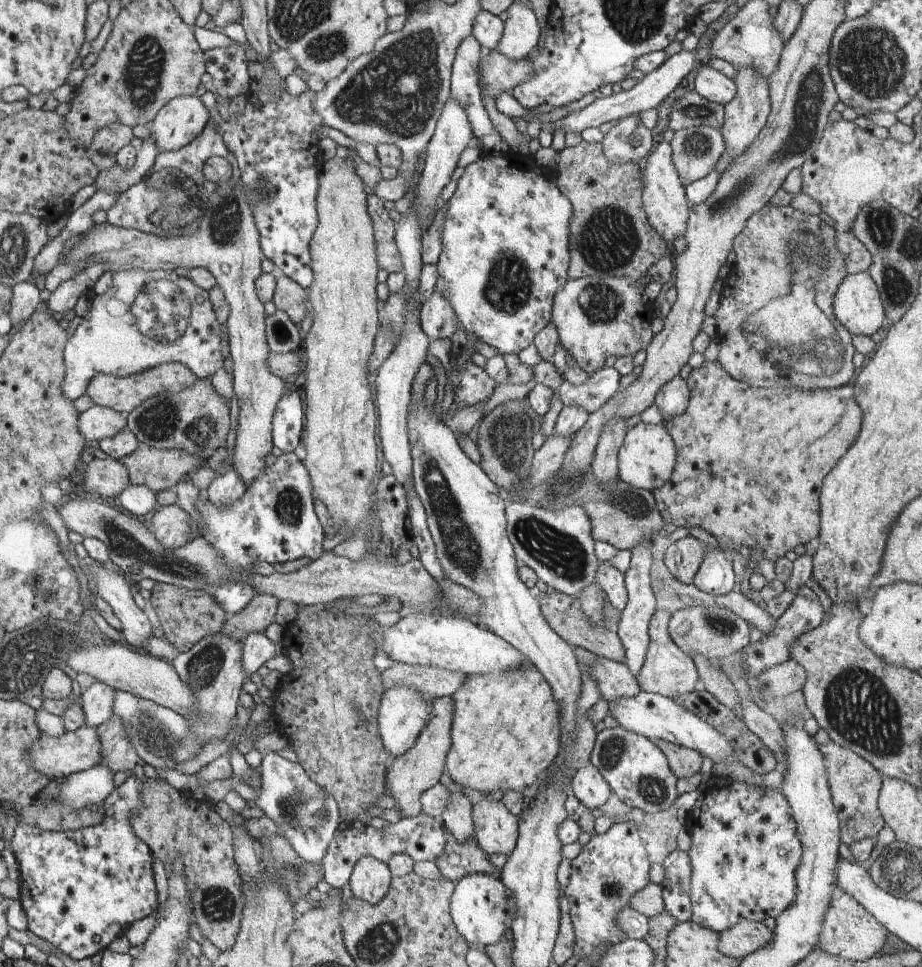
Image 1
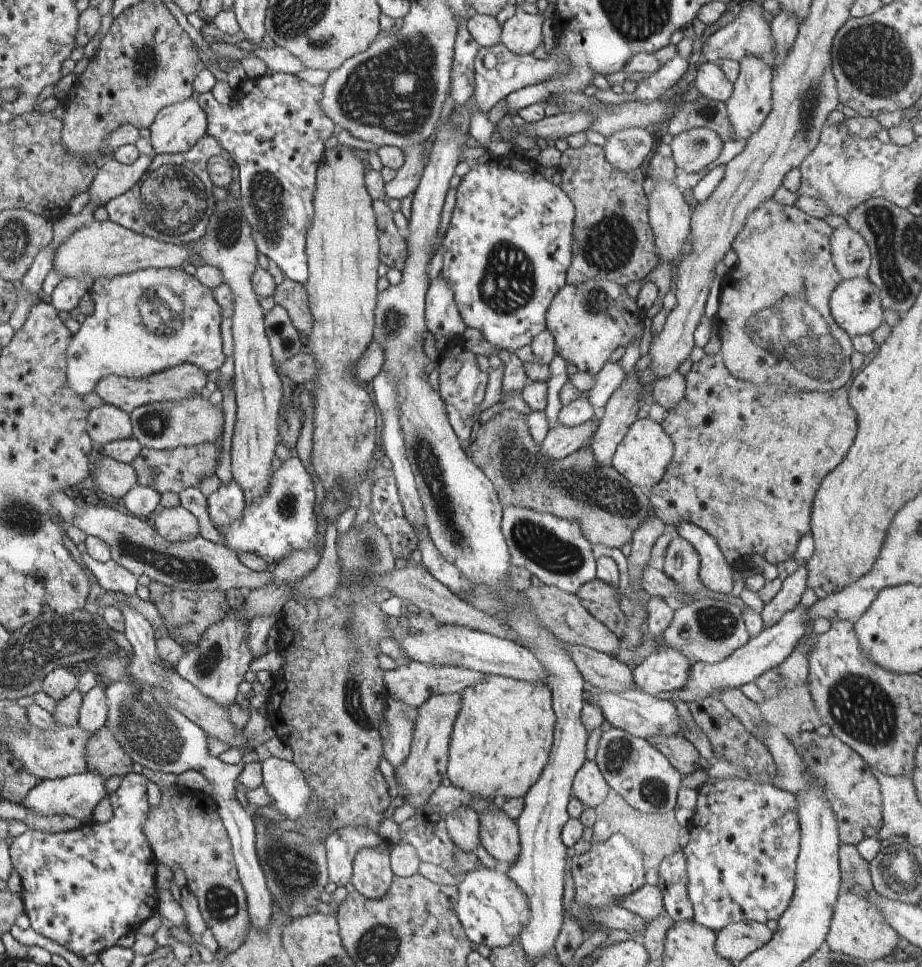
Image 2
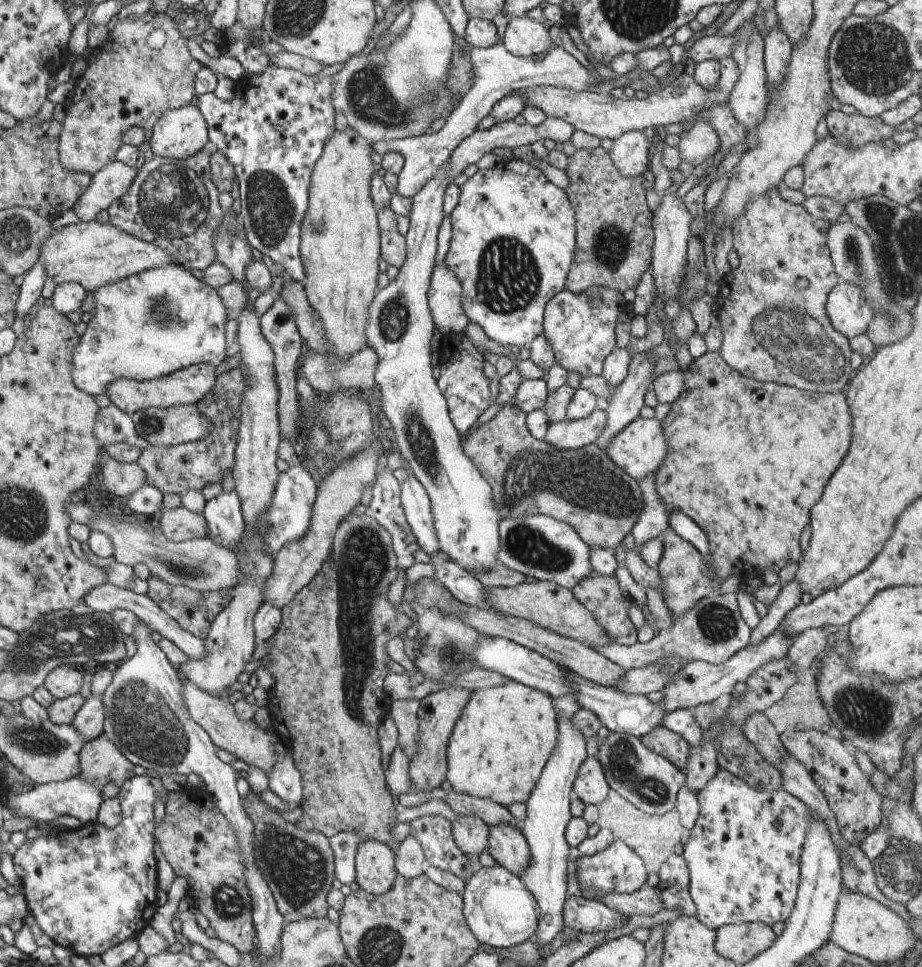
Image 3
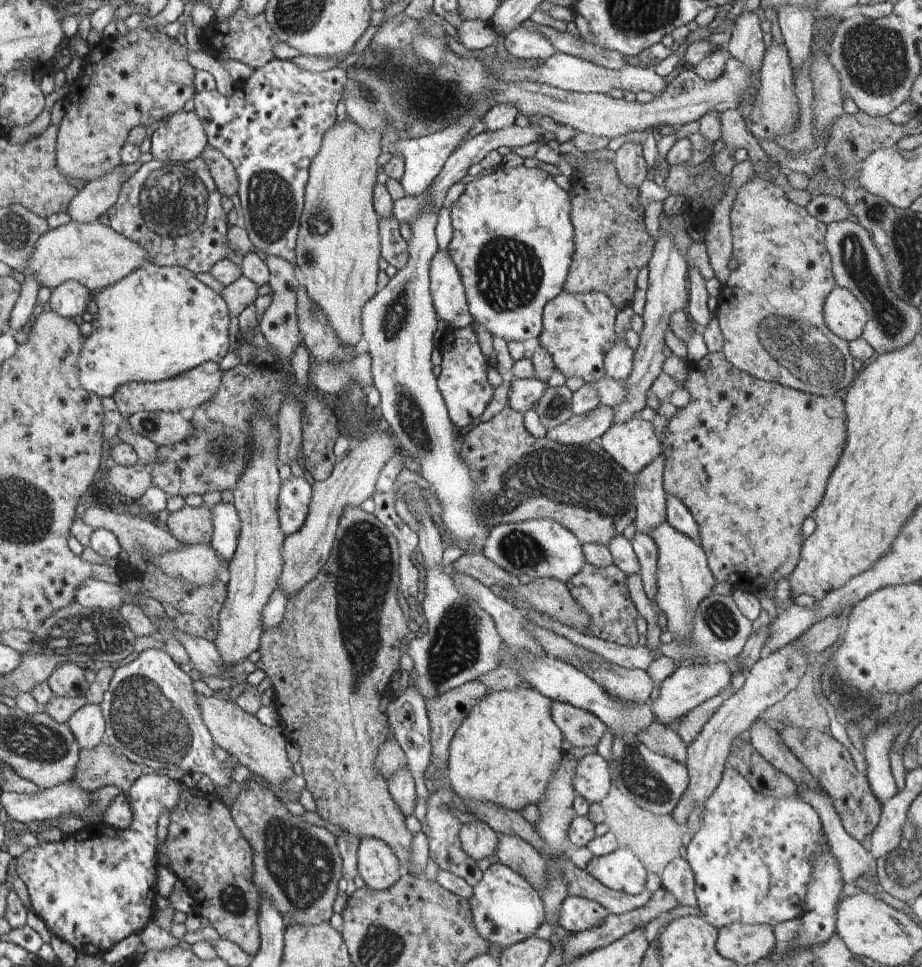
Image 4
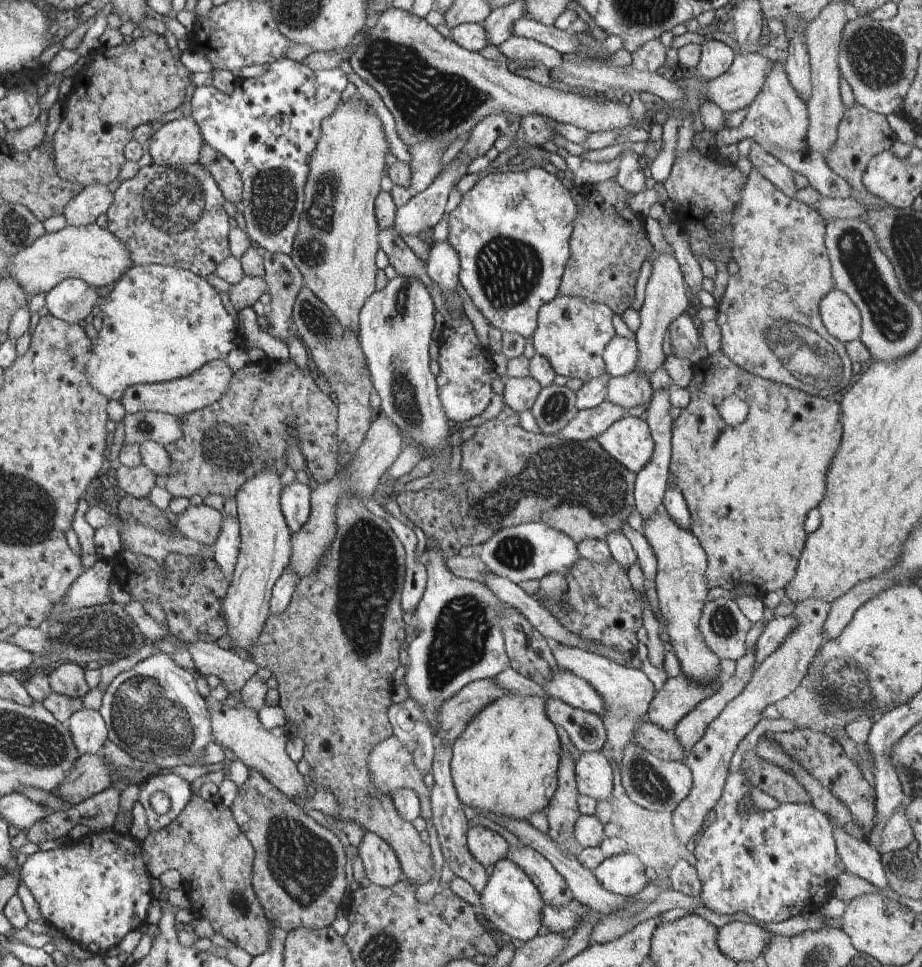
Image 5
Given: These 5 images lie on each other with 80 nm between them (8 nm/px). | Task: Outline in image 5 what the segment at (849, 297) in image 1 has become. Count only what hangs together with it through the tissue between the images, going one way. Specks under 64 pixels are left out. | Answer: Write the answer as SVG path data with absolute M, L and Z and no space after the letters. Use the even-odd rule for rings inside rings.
M832 289L819 302L818 318L827 334L843 345L859 339L861 316L845 292Z

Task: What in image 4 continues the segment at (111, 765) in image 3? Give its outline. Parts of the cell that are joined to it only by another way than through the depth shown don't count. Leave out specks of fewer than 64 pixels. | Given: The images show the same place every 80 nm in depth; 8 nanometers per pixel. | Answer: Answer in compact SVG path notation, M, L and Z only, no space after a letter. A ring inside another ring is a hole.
M101 741L94 749L81 750L71 782L89 794L107 785L127 792L141 775L141 766L116 755L114 747Z

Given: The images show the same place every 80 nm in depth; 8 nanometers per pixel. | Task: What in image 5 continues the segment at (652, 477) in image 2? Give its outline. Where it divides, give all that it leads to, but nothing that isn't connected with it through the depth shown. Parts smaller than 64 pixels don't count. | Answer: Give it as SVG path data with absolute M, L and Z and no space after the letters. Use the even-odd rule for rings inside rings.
M634 412L613 422L595 440L608 456L633 474L649 462L654 448L647 422Z

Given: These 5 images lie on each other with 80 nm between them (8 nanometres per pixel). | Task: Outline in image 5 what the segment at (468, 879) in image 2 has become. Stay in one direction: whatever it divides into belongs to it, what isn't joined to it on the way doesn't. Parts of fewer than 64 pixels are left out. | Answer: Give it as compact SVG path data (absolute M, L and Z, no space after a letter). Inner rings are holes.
M507 859L494 863L493 870L478 893L479 908L476 909L479 920L491 932L501 932L511 938L527 941L537 935L541 925L541 910L543 900L535 886L529 882L523 870L519 870L513 862Z

